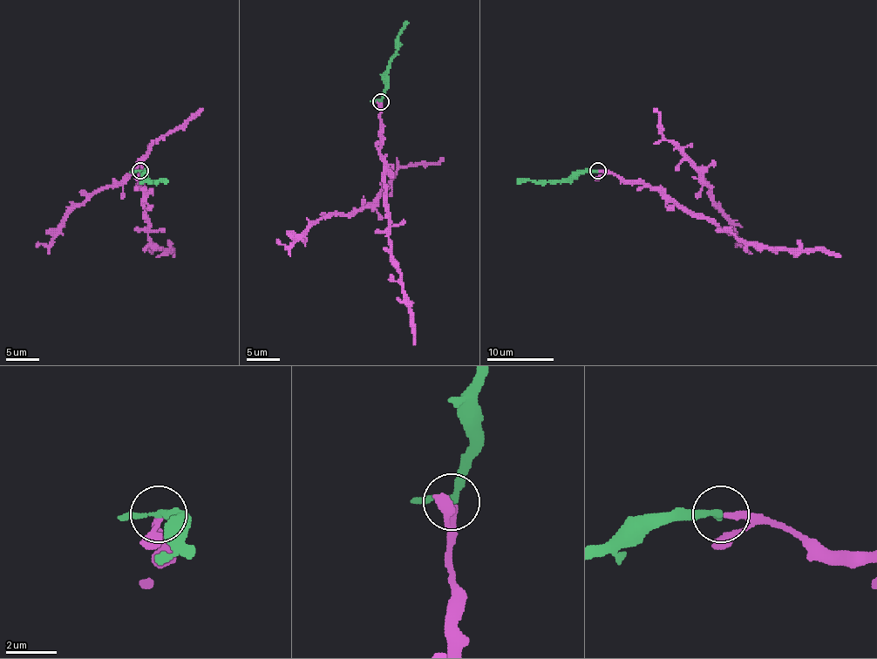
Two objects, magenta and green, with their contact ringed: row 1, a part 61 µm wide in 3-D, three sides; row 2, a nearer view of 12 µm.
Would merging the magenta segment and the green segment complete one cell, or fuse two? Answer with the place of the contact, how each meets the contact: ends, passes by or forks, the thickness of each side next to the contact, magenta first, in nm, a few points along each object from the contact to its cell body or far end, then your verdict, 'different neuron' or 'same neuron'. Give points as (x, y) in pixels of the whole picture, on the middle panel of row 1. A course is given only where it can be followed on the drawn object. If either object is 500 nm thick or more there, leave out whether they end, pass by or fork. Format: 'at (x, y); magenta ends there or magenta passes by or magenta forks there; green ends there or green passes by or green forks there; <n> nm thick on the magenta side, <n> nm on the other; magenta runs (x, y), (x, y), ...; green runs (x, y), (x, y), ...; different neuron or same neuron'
at (380, 101); magenta ends there; green passes by; 280 nm thick on the magenta side, 220 nm on the other; magenta runs (380, 103), (380, 152), (390, 247), (393, 266), (400, 275), (415, 344); green runs (380, 101), (390, 57), (397, 49), (400, 30), (407, 21); same neuron

